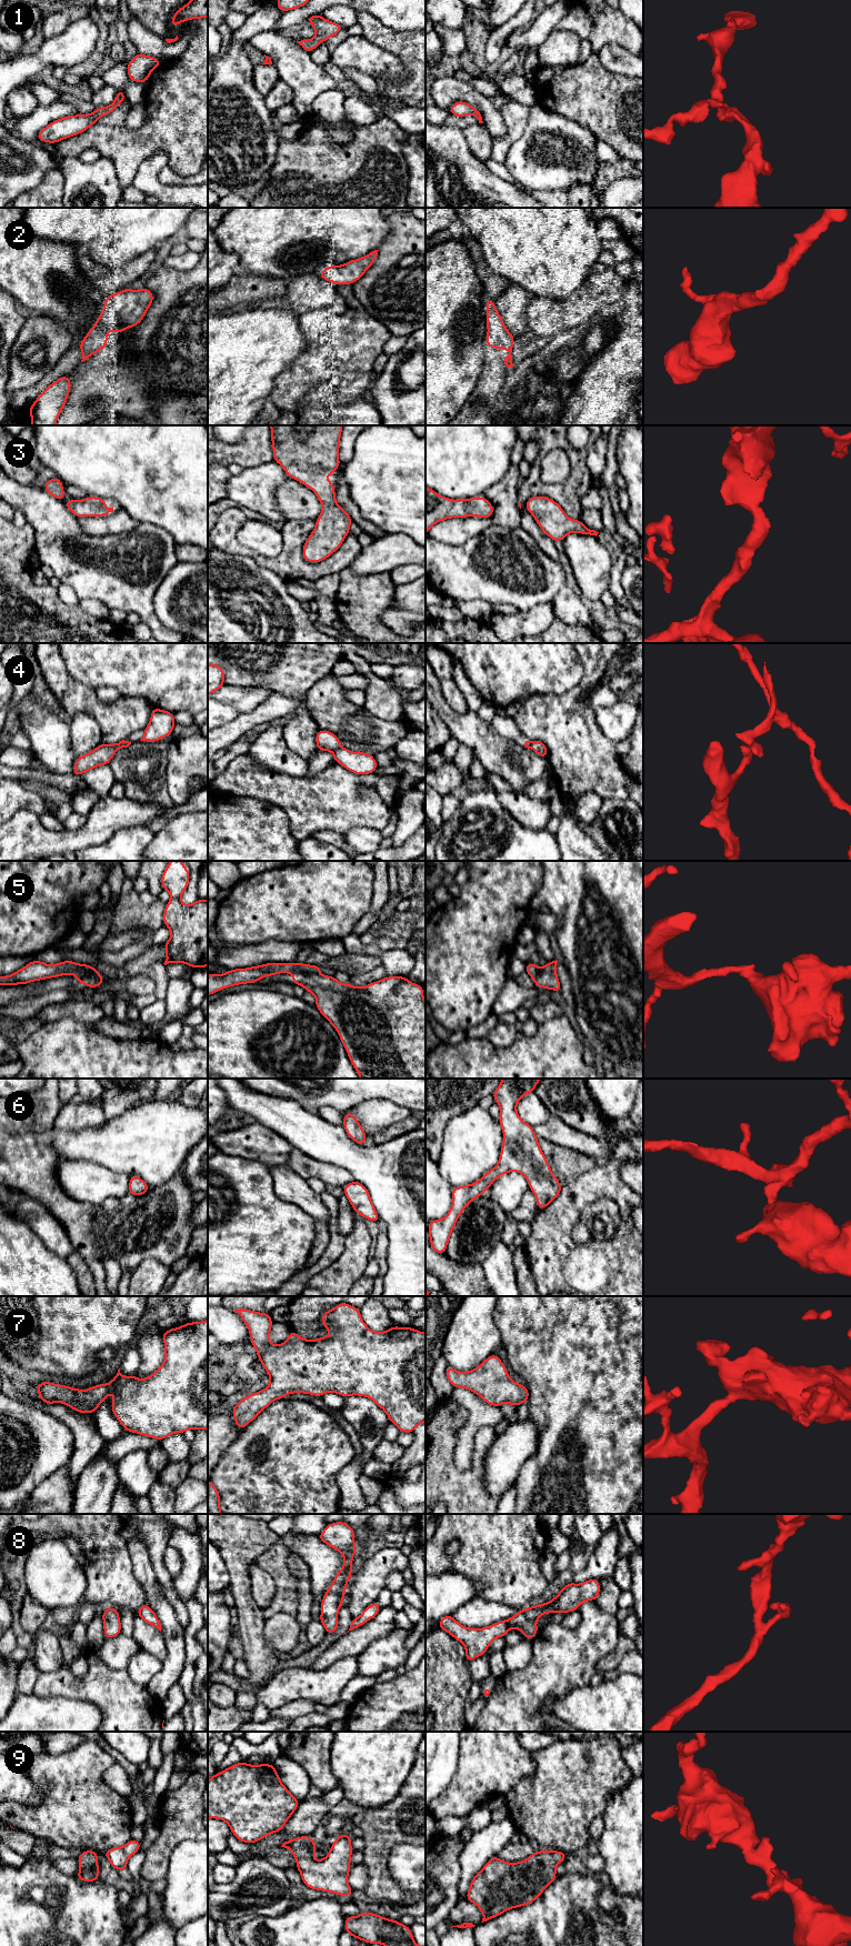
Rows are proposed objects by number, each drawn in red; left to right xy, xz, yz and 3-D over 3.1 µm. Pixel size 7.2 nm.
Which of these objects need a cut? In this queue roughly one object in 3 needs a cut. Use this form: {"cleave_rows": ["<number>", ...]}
{"cleave_rows": ["4", "5"]}

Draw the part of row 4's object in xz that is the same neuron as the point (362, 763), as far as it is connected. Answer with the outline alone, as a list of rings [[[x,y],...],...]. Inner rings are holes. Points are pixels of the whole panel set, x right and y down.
[[[346,748],[333,751],[333,761],[358,775],[374,773],[378,764],[376,758],[368,752],[352,752]]]

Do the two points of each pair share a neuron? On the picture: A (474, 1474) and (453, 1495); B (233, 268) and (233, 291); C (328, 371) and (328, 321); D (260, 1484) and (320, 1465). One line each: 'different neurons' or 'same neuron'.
A: same neuron
B: different neurons
C: same neuron
D: same neuron

